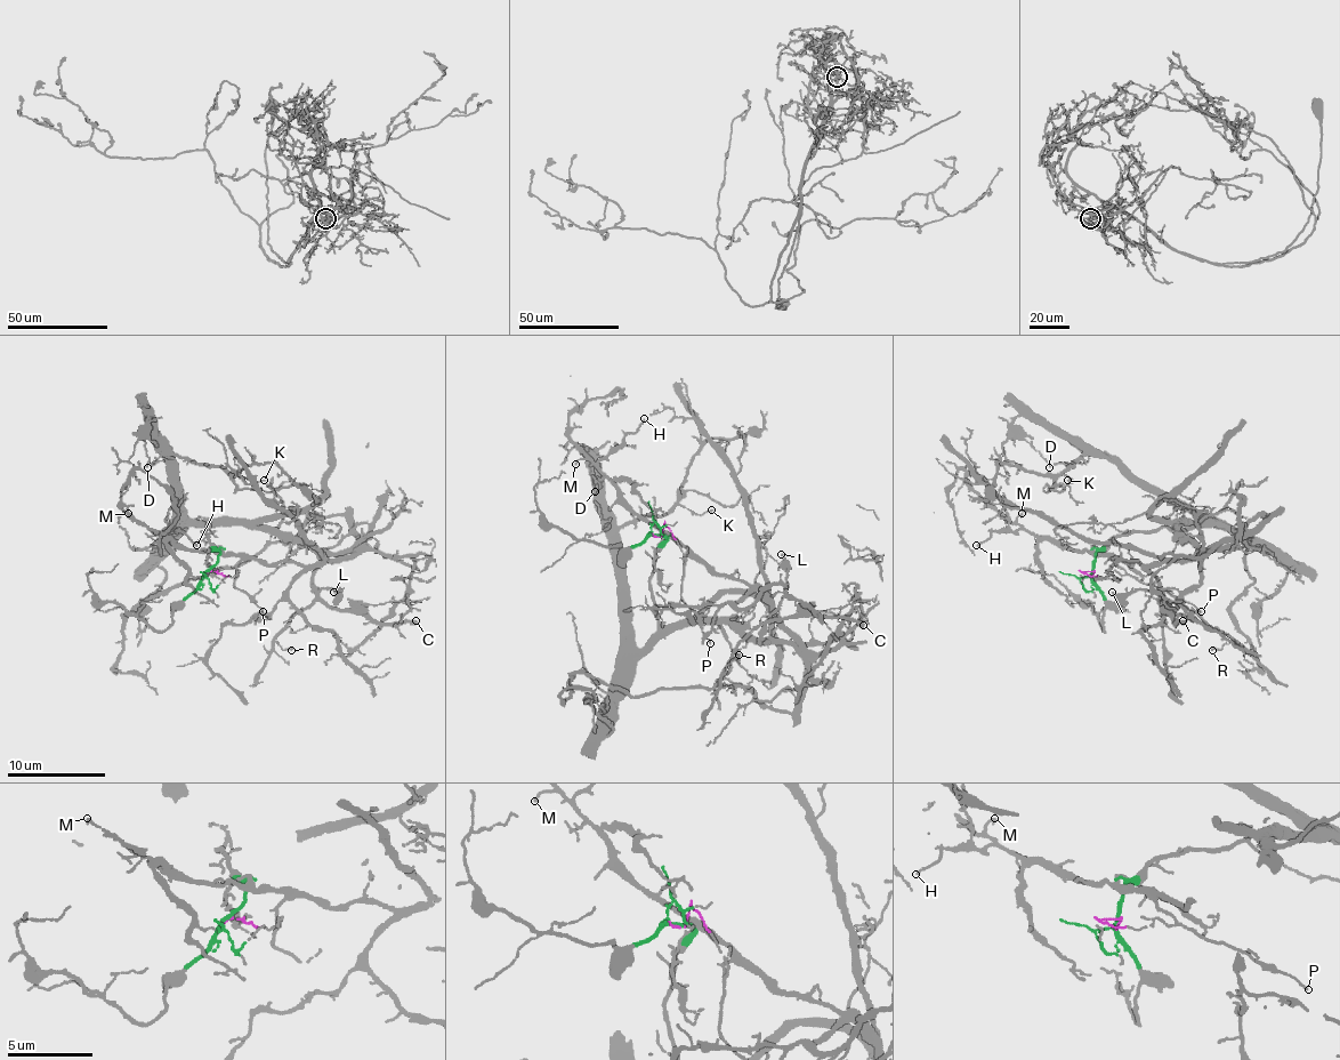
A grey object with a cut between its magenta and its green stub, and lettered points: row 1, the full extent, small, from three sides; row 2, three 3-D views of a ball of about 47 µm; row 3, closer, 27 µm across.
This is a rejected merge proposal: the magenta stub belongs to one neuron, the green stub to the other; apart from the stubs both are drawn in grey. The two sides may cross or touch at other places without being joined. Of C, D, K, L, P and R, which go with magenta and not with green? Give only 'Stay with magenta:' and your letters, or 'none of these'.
Stay with magenta: P

